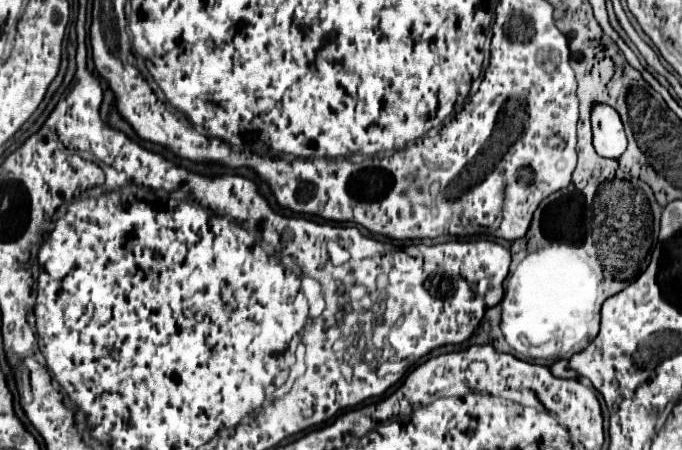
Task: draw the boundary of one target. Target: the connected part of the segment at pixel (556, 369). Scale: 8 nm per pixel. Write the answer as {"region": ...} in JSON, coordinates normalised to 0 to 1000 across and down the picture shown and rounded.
{"region":[[[818,800],[808,816],[812,836],[828,842],[846,842],[848,831],[843,822],[833,818],[833,800]]]}

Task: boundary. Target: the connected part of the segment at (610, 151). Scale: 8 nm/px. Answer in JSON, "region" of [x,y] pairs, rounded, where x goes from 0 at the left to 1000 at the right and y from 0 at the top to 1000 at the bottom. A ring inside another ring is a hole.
{"region":[[[868,231],[868,320],[874,338],[886,351],[900,351],[909,347],[918,329],[918,302],[915,302],[915,280],[909,271],[906,249],[886,231]]]}

